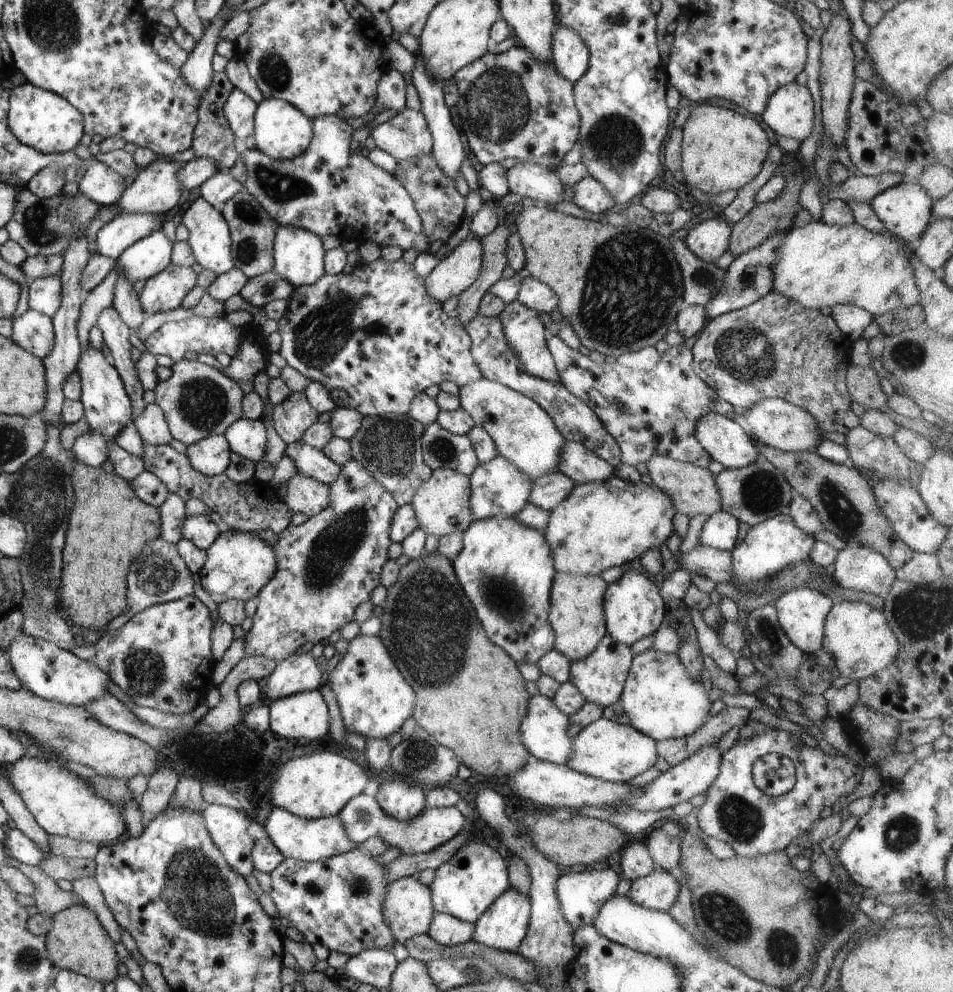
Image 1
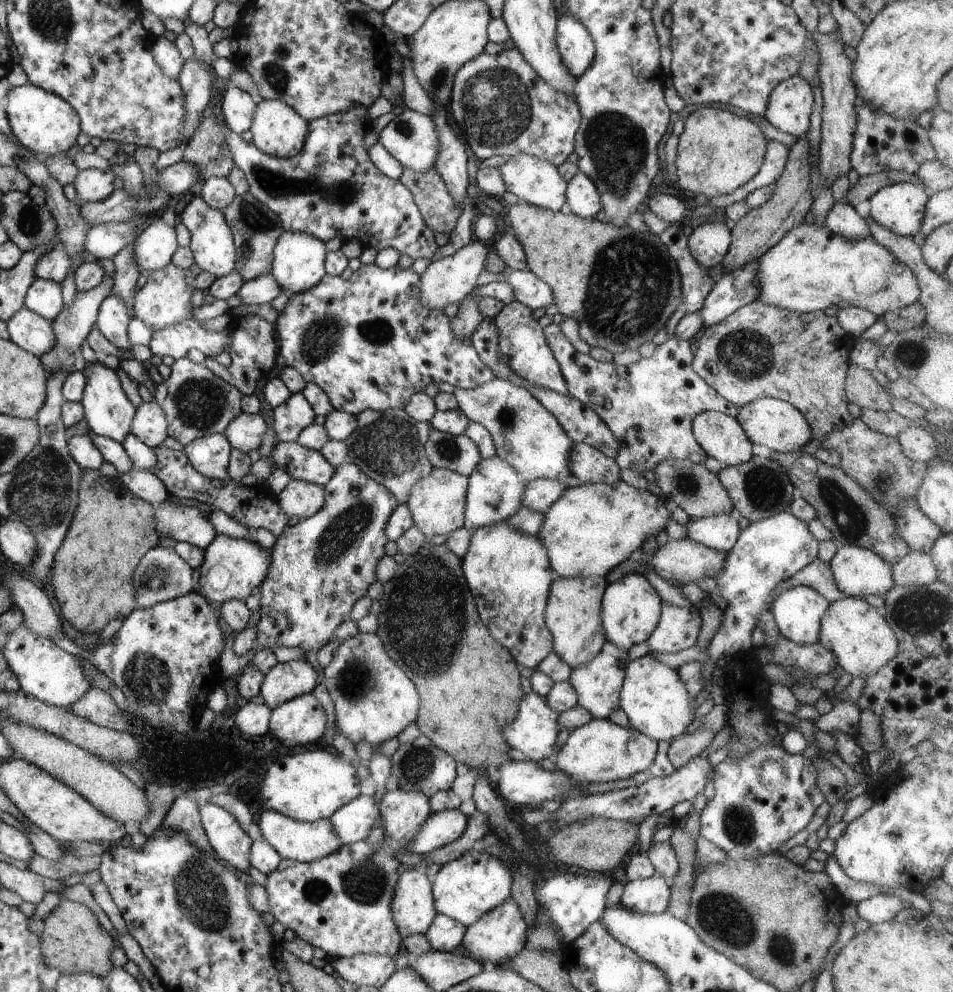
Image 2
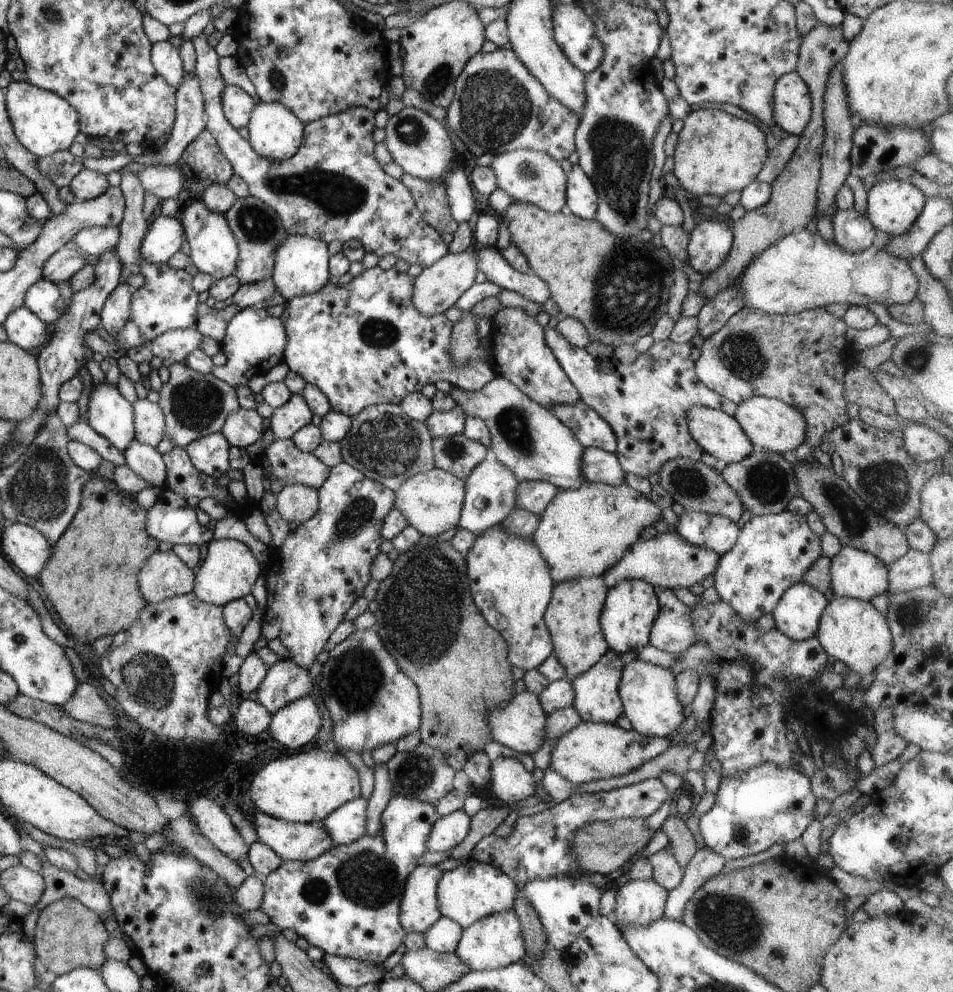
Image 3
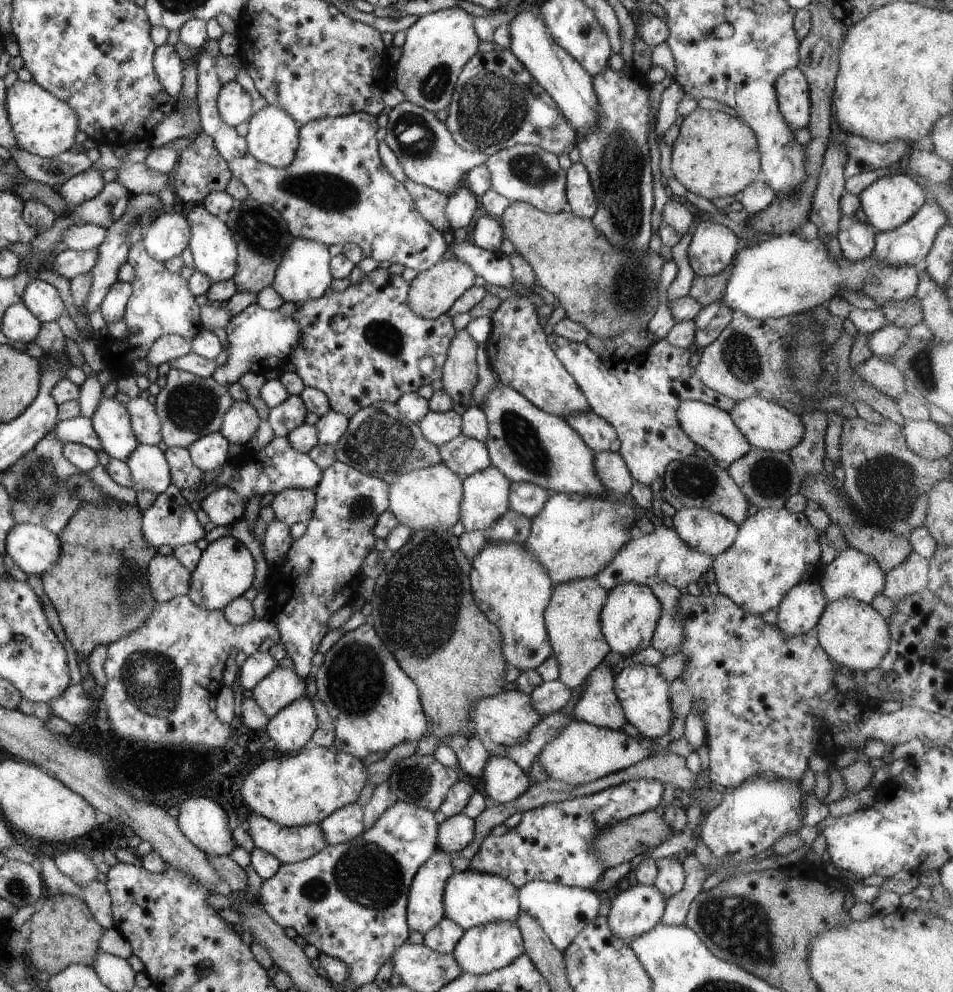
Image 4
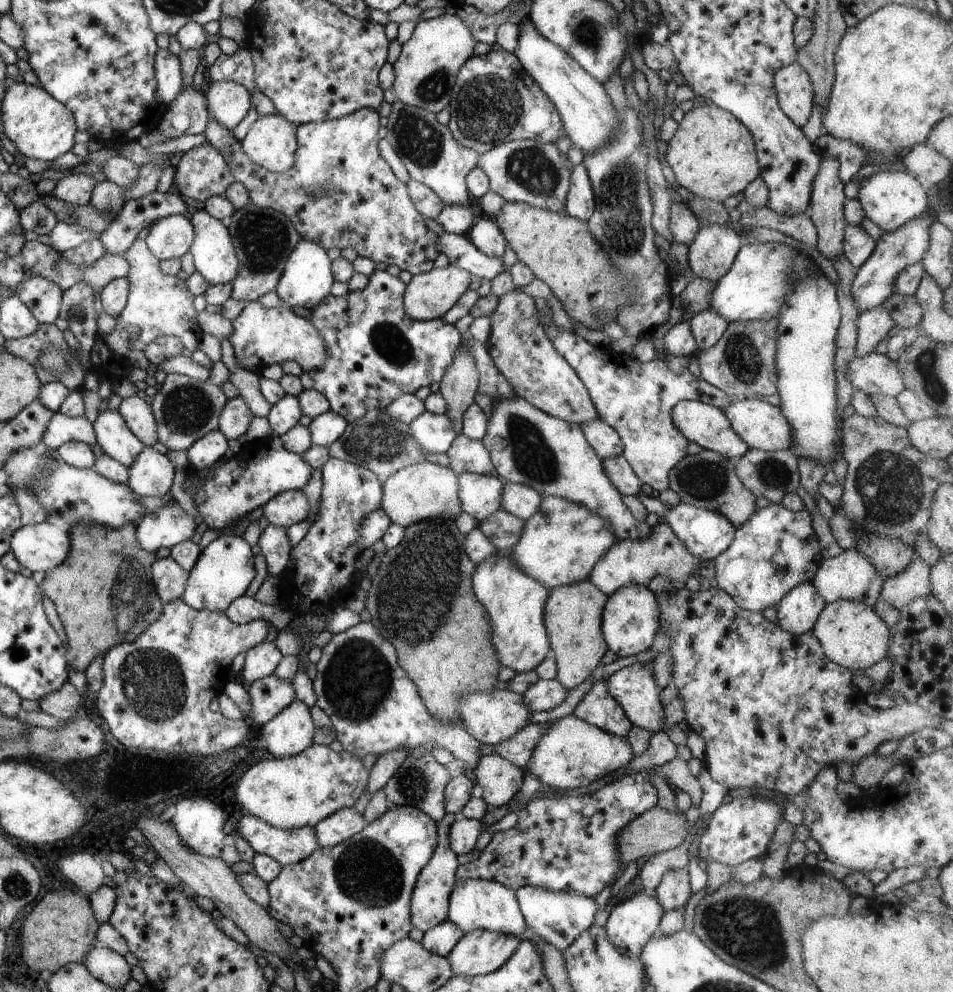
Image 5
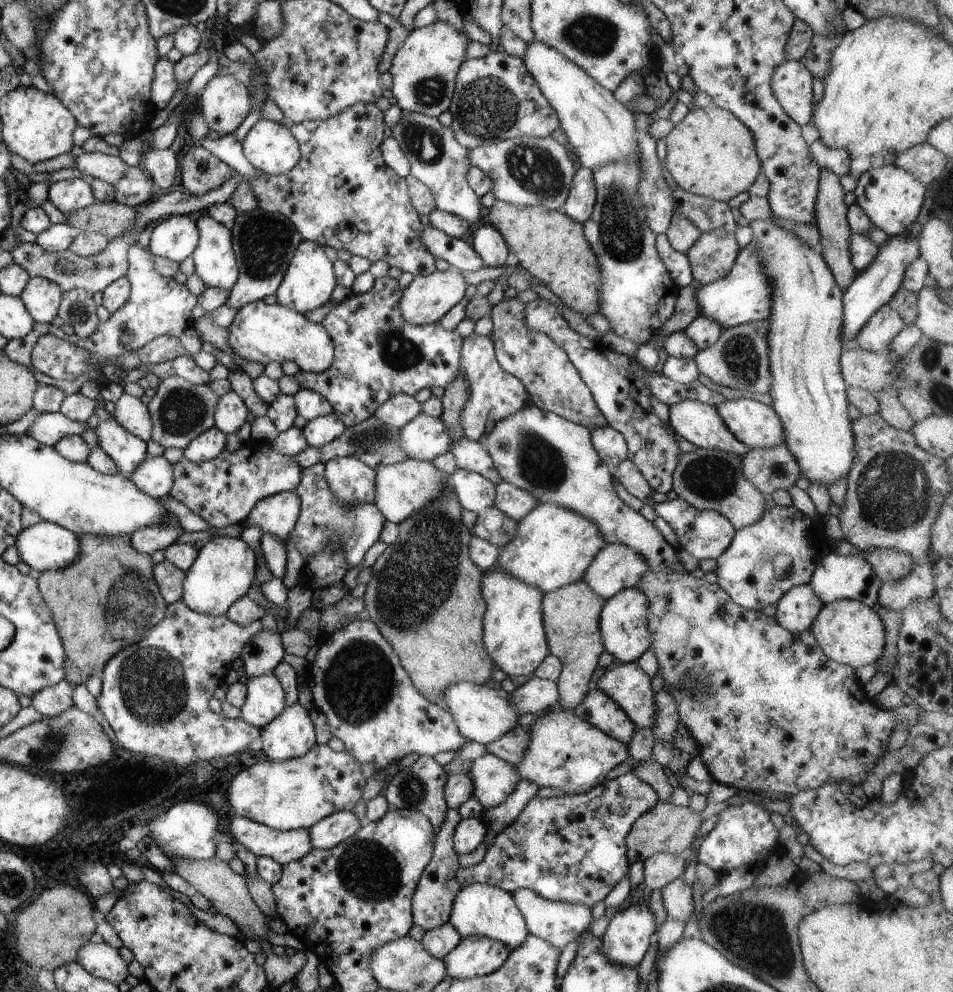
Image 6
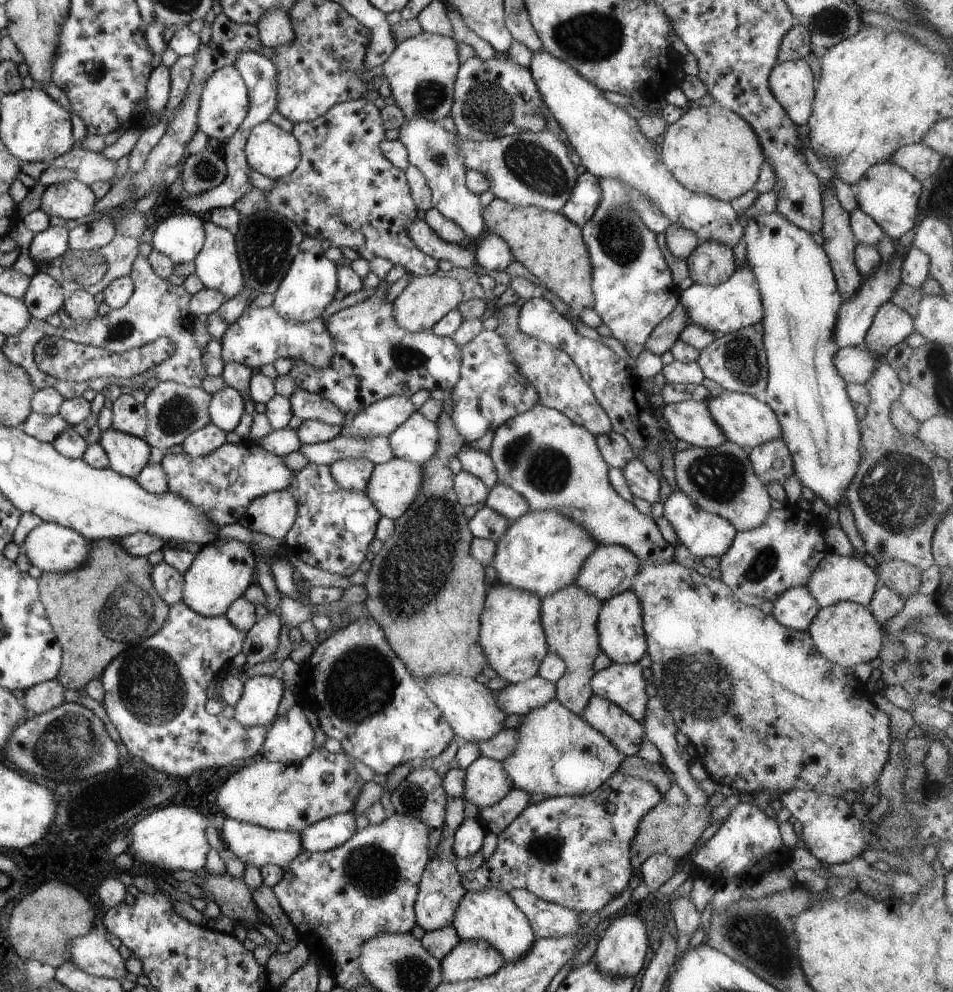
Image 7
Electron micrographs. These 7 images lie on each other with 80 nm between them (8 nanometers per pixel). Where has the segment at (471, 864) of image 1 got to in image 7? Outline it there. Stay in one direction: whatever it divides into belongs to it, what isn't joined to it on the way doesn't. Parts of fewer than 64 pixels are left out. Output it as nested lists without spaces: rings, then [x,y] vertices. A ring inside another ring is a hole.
[[[493,888],[466,891],[455,908],[451,925],[461,940],[485,940],[491,947],[497,948],[506,963],[525,955],[531,944],[538,939],[529,920],[510,898],[509,893]]]

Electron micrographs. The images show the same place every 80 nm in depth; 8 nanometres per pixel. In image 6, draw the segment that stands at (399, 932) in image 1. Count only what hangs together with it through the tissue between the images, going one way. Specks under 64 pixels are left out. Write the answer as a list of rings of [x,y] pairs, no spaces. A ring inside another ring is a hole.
[[[447,810],[444,822],[440,825],[435,836],[432,858],[420,875],[411,900],[413,924],[425,931],[432,930],[434,927],[449,921],[455,896],[461,889],[455,877],[455,872],[460,867],[460,864],[457,859],[458,854],[453,849],[453,834],[456,825],[462,819],[457,810]]]

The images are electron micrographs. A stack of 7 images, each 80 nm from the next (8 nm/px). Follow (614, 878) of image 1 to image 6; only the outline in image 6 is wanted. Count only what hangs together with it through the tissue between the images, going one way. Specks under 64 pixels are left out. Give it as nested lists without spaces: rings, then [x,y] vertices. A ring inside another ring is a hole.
[[[530,889],[515,890],[513,897],[516,901],[516,906],[525,918],[529,934],[553,944],[560,951],[564,949],[566,944],[570,944],[570,942],[580,937],[586,928],[590,926],[590,923],[593,922],[592,908],[582,903],[550,900]]]

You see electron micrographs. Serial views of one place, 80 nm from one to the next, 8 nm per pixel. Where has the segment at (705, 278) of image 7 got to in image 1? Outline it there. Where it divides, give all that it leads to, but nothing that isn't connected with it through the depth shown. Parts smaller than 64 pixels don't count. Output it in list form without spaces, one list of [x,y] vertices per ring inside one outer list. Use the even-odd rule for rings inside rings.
[[[720,218],[702,221],[683,239],[686,246],[702,260],[714,261],[729,250],[731,229]]]

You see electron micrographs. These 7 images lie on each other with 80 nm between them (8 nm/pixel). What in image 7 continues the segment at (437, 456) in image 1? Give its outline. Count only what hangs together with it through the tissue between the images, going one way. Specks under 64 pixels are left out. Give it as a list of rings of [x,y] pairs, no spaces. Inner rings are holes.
[[[466,443],[455,455],[463,470],[483,480],[489,489],[499,482],[493,460],[488,453]]]

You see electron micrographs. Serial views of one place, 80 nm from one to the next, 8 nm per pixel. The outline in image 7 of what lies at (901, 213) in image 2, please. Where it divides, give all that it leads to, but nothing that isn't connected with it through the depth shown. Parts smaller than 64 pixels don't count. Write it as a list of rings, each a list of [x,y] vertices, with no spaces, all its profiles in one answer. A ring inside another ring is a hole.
[[[889,160],[872,165],[854,184],[857,207],[863,210],[892,240],[898,240],[916,224],[922,185],[914,176]]]

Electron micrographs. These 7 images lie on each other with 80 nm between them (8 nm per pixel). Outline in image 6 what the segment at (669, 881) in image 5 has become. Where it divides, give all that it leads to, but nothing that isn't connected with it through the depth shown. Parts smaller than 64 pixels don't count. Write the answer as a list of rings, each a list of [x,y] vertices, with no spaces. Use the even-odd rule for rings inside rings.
[[[682,876],[671,880],[662,889],[662,900],[667,916],[686,924],[694,912],[692,887]]]

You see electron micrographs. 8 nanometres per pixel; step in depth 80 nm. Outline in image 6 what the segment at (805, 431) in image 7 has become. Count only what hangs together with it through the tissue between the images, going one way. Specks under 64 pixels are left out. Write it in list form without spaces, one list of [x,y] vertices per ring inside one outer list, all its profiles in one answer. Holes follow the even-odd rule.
[[[773,218],[769,219],[754,219],[749,226],[753,230],[753,238],[757,242],[757,249],[763,258],[765,264],[765,273],[769,278],[772,294],[770,298],[771,308],[770,316],[768,318],[770,326],[767,334],[767,341],[769,344],[769,359],[772,375],[772,384],[769,390],[769,395],[772,397],[772,403],[770,406],[778,413],[780,420],[782,421],[785,434],[785,443],[790,449],[792,456],[796,459],[799,467],[802,469],[801,474],[804,474],[810,482],[827,482],[828,486],[835,480],[846,476],[848,471],[853,465],[853,458],[855,457],[854,450],[854,433],[851,427],[851,419],[848,417],[848,404],[847,398],[847,384],[843,379],[841,368],[839,365],[839,358],[843,351],[843,342],[841,341],[843,336],[843,290],[838,286],[838,283],[833,277],[830,267],[826,264],[826,261],[822,258],[822,255],[813,249],[806,242],[802,242],[796,235],[786,231],[780,225],[778,225]]]

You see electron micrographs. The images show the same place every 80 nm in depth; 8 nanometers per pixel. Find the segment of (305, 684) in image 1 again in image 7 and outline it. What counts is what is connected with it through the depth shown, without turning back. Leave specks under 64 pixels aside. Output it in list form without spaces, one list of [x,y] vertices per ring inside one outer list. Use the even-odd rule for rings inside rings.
[[[254,676],[243,683],[243,693],[235,708],[236,719],[245,727],[261,727],[271,725],[279,716],[279,706],[283,697],[283,682],[279,676]]]

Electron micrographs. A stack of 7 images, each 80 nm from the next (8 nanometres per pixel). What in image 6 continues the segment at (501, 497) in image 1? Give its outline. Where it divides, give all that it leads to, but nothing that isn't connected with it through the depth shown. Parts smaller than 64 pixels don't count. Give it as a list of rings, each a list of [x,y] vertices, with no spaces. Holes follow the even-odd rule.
[[[456,469],[451,474],[451,486],[463,509],[482,516],[486,508],[494,507],[496,485],[478,473]]]

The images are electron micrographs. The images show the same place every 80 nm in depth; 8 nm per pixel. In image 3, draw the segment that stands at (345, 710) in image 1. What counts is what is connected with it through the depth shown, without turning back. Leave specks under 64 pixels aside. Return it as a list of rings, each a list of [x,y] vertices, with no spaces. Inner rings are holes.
[[[372,629],[366,630],[355,630],[351,633],[344,641],[337,644],[329,651],[329,659],[325,664],[322,665],[321,672],[316,680],[317,686],[319,686],[322,695],[324,696],[324,704],[327,706],[328,712],[331,714],[331,719],[333,722],[333,738],[334,742],[338,748],[338,751],[342,751],[342,748],[345,750],[354,750],[361,754],[363,750],[374,750],[384,744],[395,743],[402,736],[406,736],[411,732],[414,732],[419,728],[421,723],[421,702],[419,699],[419,690],[418,687],[402,672],[402,669],[396,664],[394,657],[386,650],[384,643],[378,633]]]

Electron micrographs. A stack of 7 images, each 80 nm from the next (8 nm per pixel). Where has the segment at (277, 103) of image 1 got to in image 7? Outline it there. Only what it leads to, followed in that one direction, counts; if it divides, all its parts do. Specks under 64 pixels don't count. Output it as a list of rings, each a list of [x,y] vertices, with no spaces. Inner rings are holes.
[[[269,120],[252,128],[244,152],[250,168],[274,181],[289,175],[301,159],[294,135]]]

